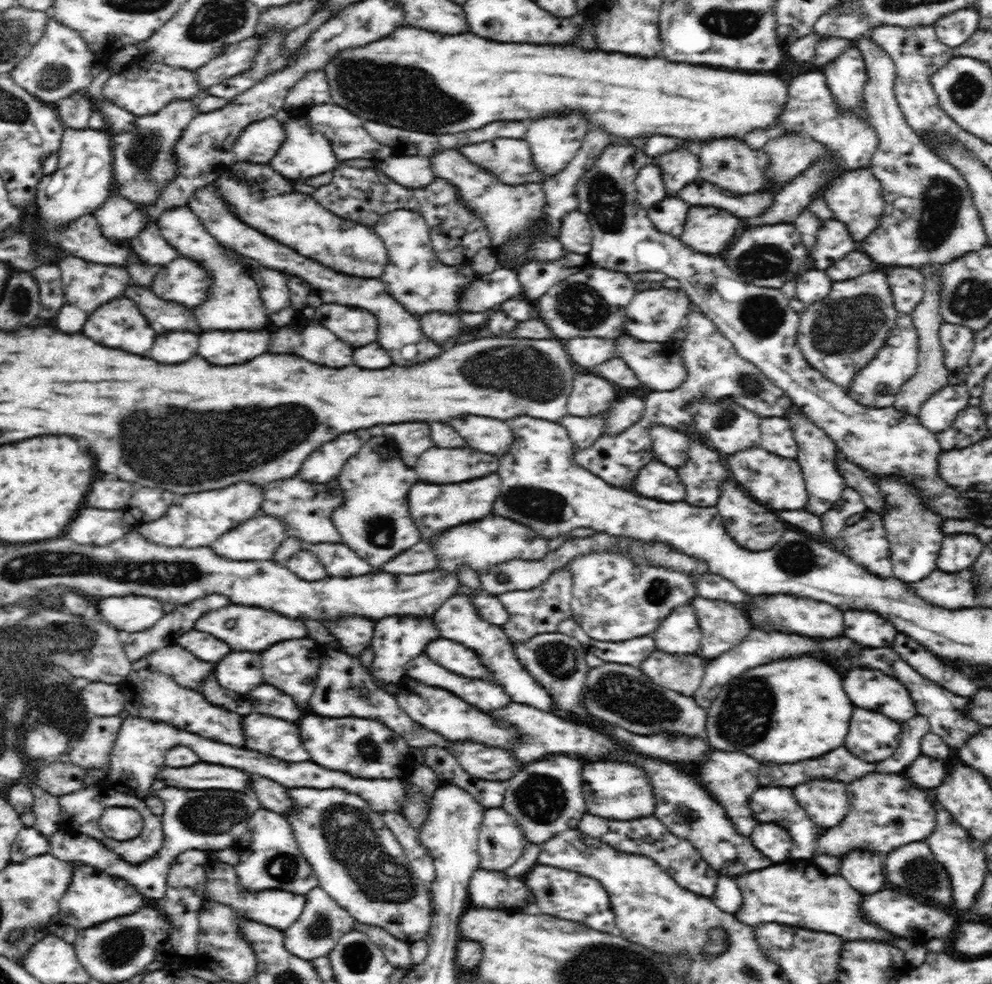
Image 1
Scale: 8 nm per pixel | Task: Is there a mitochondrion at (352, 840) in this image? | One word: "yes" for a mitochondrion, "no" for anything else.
yes

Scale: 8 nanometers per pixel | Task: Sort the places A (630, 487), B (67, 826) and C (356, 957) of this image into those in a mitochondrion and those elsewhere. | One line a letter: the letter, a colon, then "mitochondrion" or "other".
A: other
B: other
C: mitochondrion

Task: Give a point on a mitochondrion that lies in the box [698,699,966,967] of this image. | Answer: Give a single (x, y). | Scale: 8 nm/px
(918, 870)

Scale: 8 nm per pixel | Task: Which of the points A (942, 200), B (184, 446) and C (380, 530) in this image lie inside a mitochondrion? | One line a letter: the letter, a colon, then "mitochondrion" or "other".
A: mitochondrion
B: mitochondrion
C: mitochondrion

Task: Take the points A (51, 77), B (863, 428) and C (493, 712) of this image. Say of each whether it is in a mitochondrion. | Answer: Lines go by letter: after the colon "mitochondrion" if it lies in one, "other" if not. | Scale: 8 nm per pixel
A: mitochondrion
B: other
C: other

